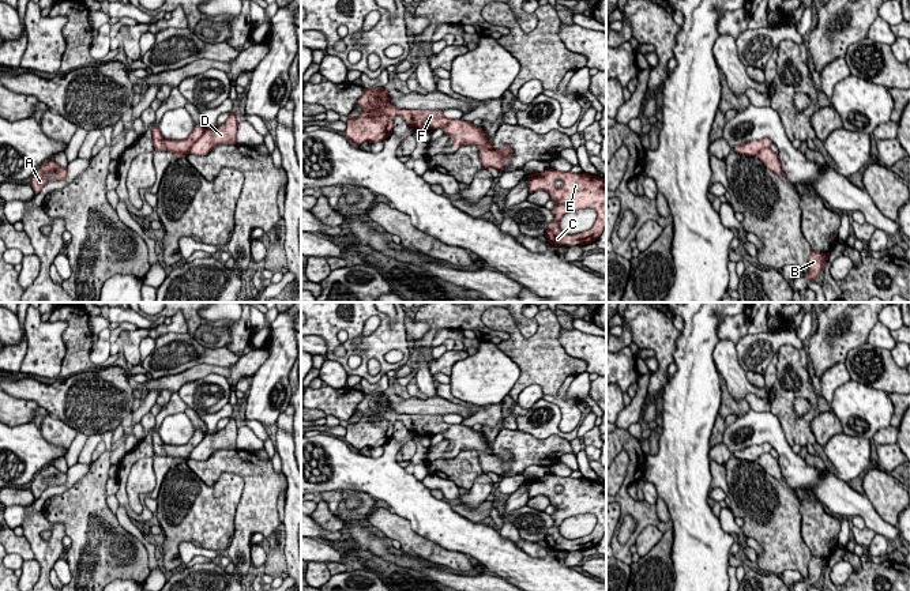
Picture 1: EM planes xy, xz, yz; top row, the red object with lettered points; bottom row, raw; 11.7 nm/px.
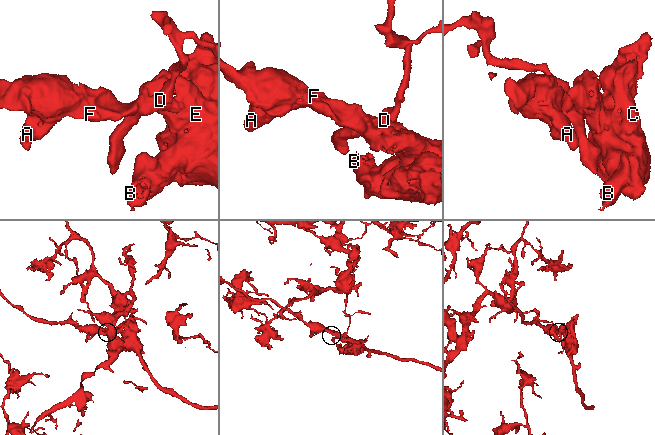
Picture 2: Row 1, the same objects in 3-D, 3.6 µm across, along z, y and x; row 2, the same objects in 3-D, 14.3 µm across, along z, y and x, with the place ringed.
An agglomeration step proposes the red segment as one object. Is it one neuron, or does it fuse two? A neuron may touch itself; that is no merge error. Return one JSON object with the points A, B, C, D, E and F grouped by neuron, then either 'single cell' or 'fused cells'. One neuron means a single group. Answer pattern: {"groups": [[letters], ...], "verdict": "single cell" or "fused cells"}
{"groups": [["A", "B", "C", "E", "F"], ["D"]], "verdict": "fused cells"}

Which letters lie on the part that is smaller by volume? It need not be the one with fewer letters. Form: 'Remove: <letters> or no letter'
Remove: A, B, C, E, F

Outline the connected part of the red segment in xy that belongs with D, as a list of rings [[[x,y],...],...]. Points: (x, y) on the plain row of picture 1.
[[[237,415],[229,417],[229,424],[214,434],[206,434],[203,441],[191,452],[188,459],[206,460],[215,451],[237,449]]]

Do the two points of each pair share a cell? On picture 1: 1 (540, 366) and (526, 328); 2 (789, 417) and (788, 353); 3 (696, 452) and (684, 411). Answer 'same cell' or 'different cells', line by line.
1: different cells
2: same cell
3: same cell

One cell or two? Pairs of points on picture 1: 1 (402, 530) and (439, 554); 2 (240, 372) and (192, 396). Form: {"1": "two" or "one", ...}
{"1": "one", "2": "two"}

